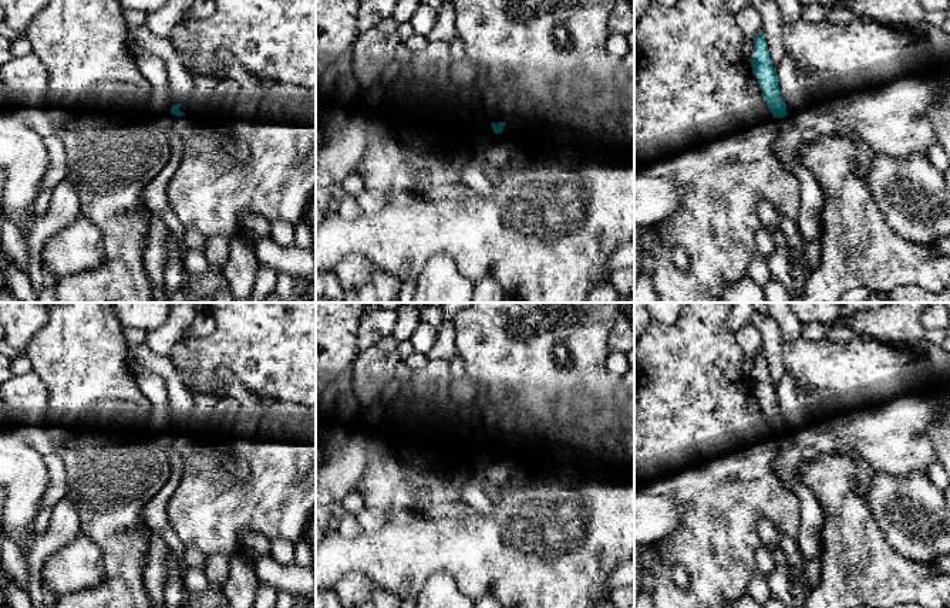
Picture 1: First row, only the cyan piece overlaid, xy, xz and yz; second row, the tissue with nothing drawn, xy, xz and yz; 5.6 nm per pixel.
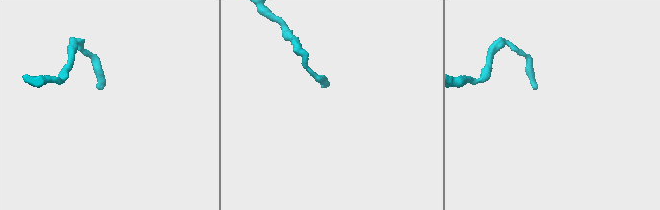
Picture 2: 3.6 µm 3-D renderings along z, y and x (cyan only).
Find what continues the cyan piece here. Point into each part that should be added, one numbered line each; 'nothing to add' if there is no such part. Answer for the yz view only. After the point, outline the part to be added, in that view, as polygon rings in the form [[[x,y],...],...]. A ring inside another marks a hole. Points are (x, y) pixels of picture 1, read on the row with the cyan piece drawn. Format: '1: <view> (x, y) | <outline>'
nothing to add

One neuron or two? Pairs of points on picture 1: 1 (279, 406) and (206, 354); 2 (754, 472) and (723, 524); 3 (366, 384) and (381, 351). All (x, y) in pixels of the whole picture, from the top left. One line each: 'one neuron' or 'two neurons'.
1: two neurons
2: one neuron
3: one neuron

